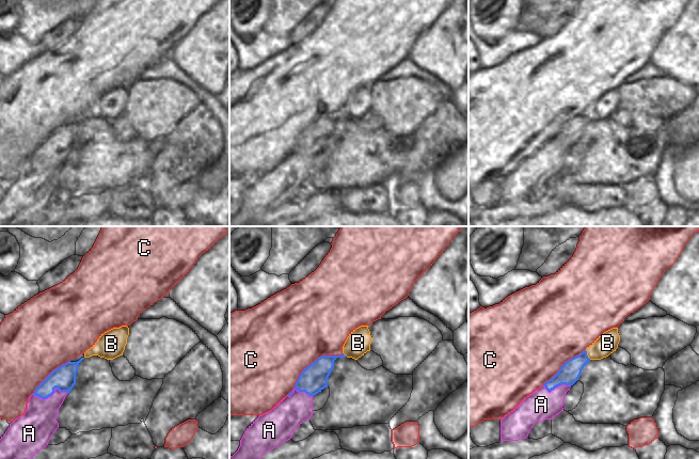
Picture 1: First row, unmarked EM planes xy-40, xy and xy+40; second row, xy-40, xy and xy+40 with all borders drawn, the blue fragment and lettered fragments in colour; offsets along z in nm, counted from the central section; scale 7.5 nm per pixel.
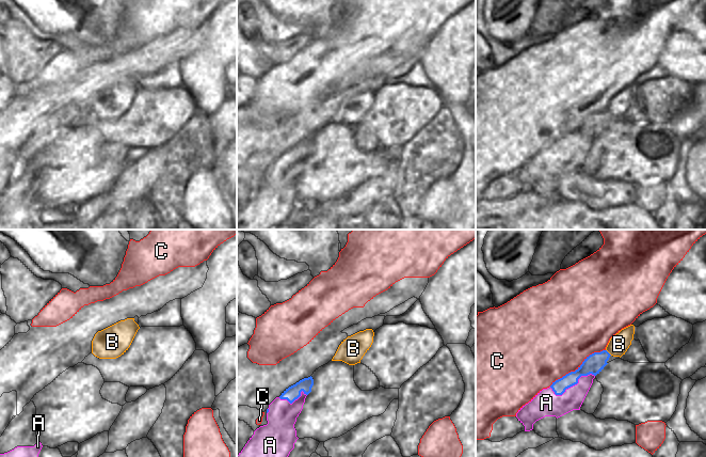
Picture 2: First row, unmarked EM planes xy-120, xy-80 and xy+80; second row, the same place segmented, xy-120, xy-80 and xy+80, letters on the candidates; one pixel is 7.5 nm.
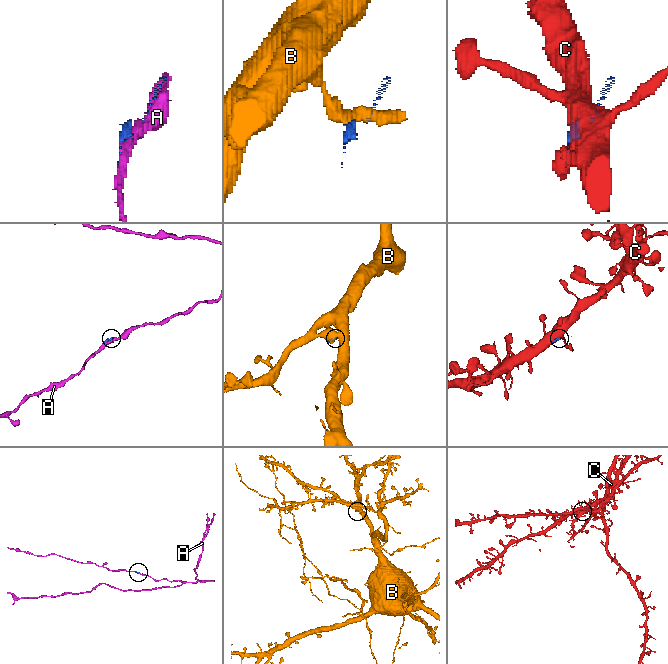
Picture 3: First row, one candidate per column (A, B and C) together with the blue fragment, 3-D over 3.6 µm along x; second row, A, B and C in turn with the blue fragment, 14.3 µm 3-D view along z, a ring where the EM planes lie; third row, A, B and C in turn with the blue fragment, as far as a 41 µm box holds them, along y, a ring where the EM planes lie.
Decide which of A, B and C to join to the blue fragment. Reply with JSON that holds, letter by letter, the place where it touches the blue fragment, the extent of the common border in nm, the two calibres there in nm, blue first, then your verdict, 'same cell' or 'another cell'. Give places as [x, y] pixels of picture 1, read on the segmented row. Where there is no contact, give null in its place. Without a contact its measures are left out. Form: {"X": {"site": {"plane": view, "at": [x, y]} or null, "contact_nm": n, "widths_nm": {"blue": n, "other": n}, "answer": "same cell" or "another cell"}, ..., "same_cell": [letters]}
{"A": {"site": {"plane": "xy-40", "at": [50, 395]}, "contact_nm": 280, "widths_nm": {"blue": 180, "other": 260}, "answer": "another cell"}, "B": {"site": {"plane": "xy+40", "at": [586, 354]}, "contact_nm": 90, "widths_nm": {"blue": 160, "other": 160}, "answer": "another cell"}, "C": {"site": {"plane": "xy", "at": [312, 363]}, "contact_nm": 500, "widths_nm": {"blue": 200, "other": 500}, "answer": "another cell"}, "same_cell": []}

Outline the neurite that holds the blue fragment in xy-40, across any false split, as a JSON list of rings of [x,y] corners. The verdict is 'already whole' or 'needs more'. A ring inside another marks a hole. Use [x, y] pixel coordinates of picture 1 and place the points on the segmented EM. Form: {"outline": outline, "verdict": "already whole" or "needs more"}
{"outline": [[[81,358],[77,362],[69,361],[52,370],[37,385],[33,395],[46,399],[54,393],[55,387],[60,392],[66,392],[68,394],[76,384],[76,374],[78,371],[78,365],[83,359],[84,358]]], "verdict": "already whole"}

